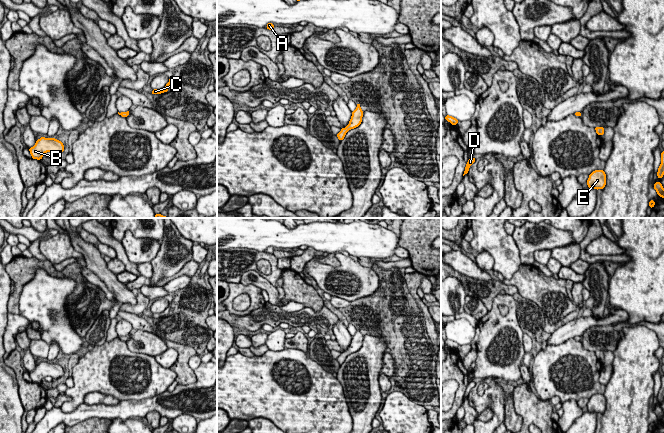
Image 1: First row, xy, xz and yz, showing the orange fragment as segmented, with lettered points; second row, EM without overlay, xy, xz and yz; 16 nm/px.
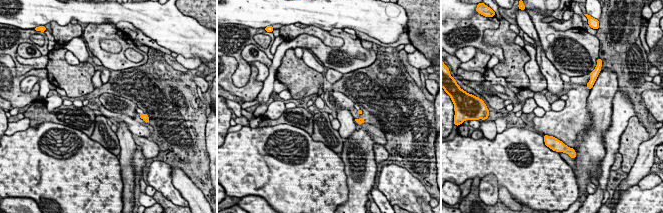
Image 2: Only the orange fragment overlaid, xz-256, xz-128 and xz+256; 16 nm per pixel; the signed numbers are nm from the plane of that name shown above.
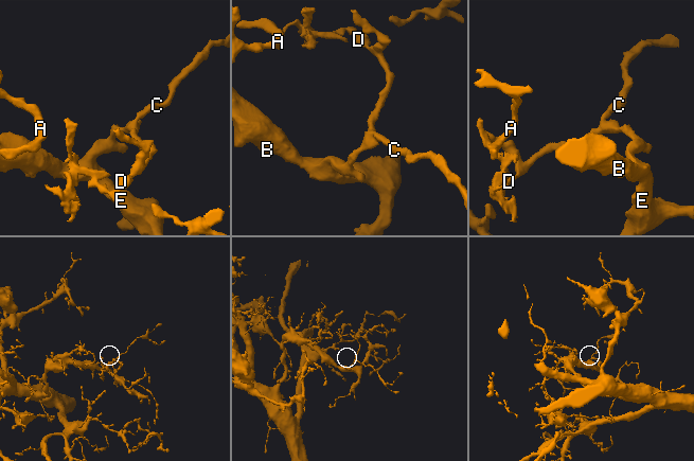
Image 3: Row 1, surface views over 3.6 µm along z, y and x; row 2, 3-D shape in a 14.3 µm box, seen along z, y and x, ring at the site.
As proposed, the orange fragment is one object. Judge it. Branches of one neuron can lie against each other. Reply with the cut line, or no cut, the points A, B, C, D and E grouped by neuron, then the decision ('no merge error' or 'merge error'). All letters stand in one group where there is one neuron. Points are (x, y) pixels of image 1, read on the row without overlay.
no cut | A B C D E | no merge error

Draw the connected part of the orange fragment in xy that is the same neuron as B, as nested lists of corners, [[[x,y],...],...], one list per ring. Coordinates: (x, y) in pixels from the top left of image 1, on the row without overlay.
[[[41,361],[36,364],[33,371],[29,372],[29,375],[33,383],[41,384],[42,380],[47,376],[51,376],[53,380],[61,378],[64,375],[64,369],[55,362]]]

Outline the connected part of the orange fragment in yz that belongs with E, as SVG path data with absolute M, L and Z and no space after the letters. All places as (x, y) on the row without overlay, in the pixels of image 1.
M603 394L593 395L587 404L589 412L603 413L606 409L606 398Z

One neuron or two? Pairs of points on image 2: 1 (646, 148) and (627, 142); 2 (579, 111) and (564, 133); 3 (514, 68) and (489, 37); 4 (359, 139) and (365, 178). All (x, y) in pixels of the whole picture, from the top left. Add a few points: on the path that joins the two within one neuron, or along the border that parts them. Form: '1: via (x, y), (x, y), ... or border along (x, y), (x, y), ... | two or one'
1: border along (650, 138), (639, 146), (638, 156), (630, 168) | two
2: via (575, 116), (565, 128) | one
3: via (514, 58), (512, 52), (499, 39) | one
4: via (362, 149), (366, 153), (367, 159), (365, 168) | one

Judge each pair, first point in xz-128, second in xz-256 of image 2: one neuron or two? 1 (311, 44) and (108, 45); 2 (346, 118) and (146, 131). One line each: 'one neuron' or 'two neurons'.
1: two neurons
2: two neurons

